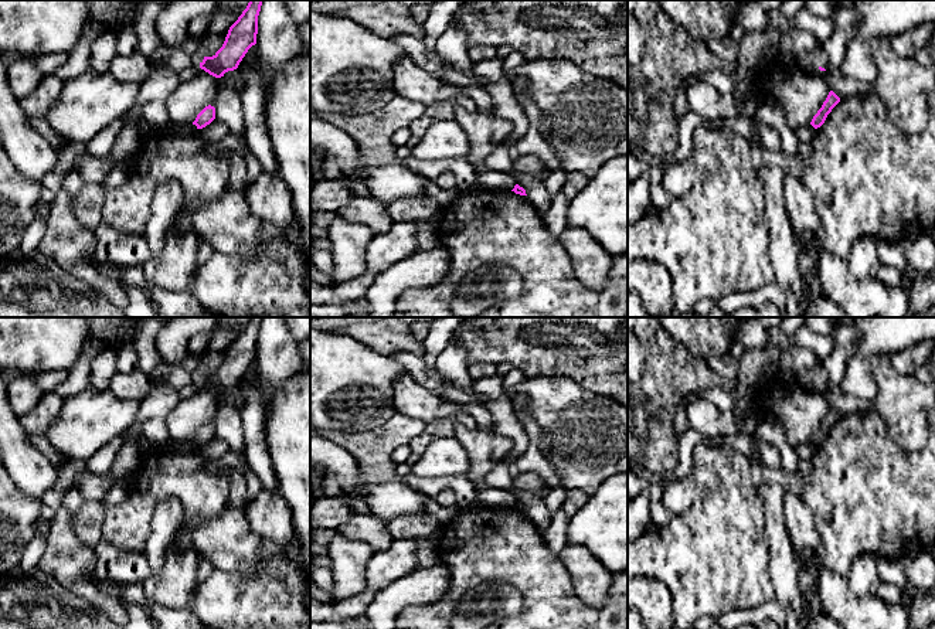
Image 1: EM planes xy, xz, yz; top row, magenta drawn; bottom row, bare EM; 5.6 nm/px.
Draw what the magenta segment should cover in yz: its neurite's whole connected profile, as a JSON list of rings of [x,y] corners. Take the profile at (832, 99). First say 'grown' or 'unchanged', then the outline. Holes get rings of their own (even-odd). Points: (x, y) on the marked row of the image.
unchanged; [[[830,91],[826,101],[823,102],[822,108],[817,110],[817,113],[813,116],[810,125],[817,129],[820,128],[827,115],[832,112],[832,109],[840,102],[840,98],[833,92]]]

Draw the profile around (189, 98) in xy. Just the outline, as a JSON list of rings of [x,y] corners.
[[[200,68],[197,75],[180,85],[166,99],[170,122],[191,125],[208,105],[215,108],[218,78]]]

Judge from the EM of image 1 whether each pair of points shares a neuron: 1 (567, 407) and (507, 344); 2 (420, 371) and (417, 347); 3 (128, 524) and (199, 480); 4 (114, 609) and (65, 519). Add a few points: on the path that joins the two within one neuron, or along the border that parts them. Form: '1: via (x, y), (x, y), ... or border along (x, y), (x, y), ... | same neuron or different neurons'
1: border along (527, 377), (557, 376), (571, 380) | different neurons
2: border along (393, 353), (414, 352), (422, 356) | different neurons
3: via (140, 506), (166, 480), (180, 480) | same neuron
4: via (89, 591), (65, 558), (65, 543) | same neuron

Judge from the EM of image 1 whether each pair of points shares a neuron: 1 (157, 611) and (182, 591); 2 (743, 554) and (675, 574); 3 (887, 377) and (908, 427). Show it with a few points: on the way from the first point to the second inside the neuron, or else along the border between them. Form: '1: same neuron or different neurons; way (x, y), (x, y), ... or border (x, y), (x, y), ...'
1: different neurons; border (140, 584), (149, 599), (169, 608), (186, 609)
2: same neuron; way (726, 554), (692, 557)
3: same neuron; way (894, 390), (904, 403), (905, 414)

